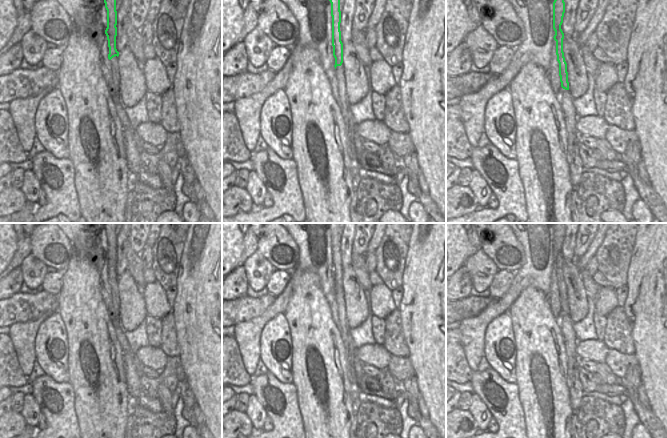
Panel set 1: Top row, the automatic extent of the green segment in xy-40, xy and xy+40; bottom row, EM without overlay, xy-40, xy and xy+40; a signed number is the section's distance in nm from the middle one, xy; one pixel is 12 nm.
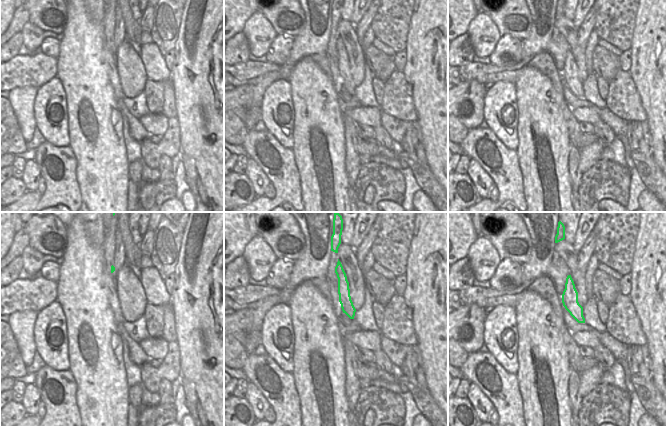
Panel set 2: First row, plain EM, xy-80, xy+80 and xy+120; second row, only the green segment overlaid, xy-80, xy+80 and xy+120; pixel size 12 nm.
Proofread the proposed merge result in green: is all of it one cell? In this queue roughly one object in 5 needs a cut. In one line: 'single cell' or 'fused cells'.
single cell

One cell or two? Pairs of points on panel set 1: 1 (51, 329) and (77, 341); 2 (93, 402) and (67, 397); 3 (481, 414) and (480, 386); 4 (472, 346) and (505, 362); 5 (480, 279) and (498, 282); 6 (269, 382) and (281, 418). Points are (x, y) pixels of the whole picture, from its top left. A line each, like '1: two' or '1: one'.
1: two
2: two
3: two
4: two
5: two
6: one

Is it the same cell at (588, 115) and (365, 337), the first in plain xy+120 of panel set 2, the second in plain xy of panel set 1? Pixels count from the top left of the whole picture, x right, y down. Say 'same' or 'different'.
different

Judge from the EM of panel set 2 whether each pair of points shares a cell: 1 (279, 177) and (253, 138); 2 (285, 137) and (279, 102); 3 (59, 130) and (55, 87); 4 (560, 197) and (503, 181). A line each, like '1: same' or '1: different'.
1: same
2: same
3: same
4: different

